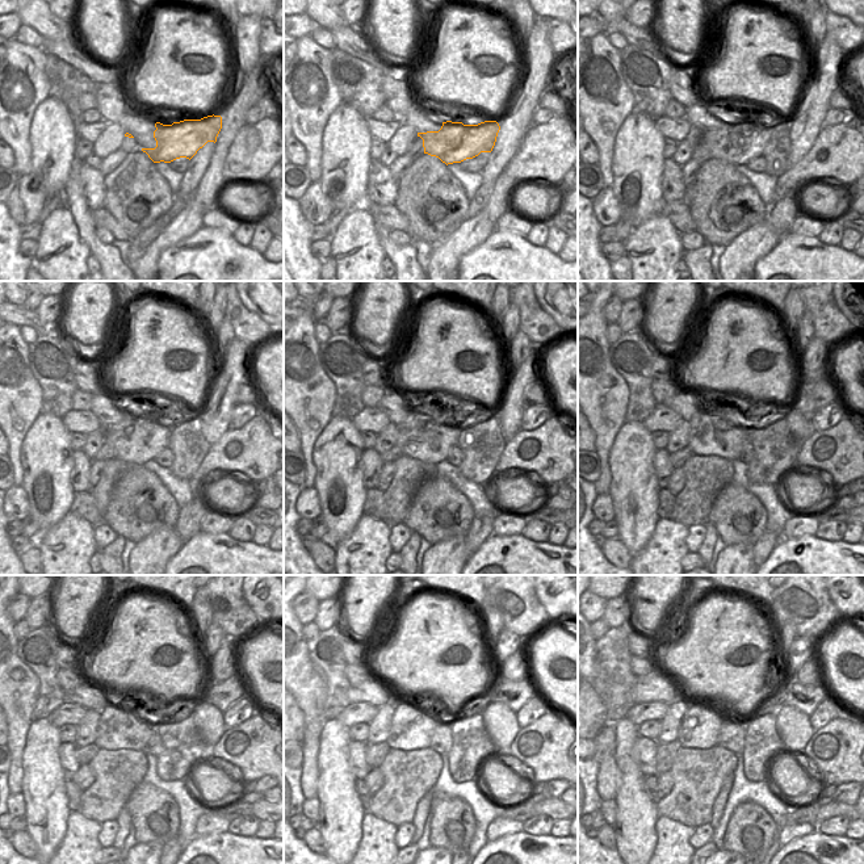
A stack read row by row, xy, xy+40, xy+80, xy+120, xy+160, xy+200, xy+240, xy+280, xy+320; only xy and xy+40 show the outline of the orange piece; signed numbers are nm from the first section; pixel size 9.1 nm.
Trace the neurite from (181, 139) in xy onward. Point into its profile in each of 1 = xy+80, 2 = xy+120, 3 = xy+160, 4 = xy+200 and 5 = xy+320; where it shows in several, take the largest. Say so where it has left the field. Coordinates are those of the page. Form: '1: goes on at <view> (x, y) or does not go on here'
1: goes on at xy+80 (737, 142)
2: goes on at xy+120 (137, 439)
3: goes on at xy+160 (422, 436)
4: goes on at xy+200 (711, 433)
5: goes on at xy+320 (700, 725)

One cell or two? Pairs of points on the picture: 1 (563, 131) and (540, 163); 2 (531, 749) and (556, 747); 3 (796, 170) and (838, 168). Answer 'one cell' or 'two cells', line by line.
1: one cell
2: one cell
3: one cell

